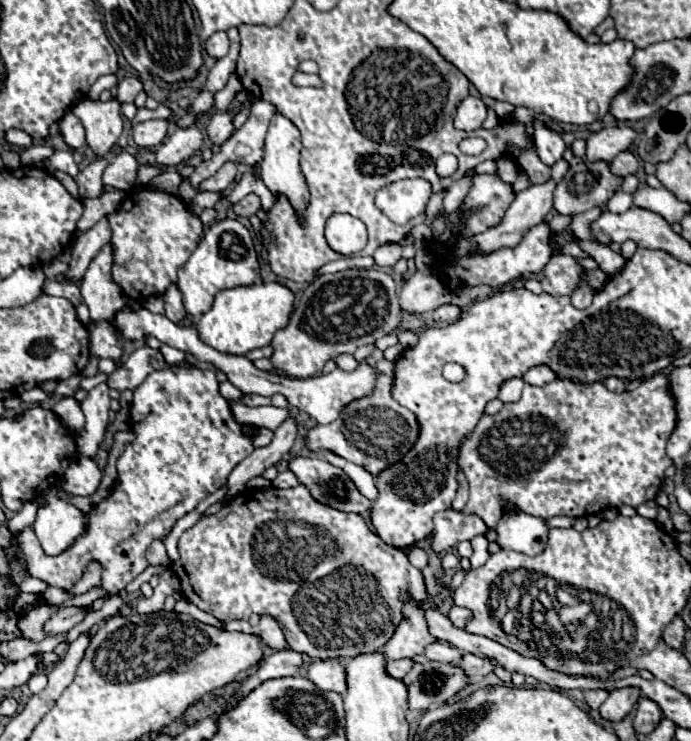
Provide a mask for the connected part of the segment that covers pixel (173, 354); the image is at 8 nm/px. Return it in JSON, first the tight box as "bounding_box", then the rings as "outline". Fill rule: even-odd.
{"bounding_box":[161,344,185,364],"outline":[[[163,344],[163,346],[161,346],[161,352],[163,352],[163,356],[165,356],[165,360],[167,360],[169,364],[177,364],[177,362],[185,360],[185,354],[183,354],[181,350],[171,348],[171,346],[167,346],[167,344]]]}

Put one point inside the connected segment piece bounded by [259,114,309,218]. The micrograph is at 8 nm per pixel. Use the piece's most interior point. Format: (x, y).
(280, 171)

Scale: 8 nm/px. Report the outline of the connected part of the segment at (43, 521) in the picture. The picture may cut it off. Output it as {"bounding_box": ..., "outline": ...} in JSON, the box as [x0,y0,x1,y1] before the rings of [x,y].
{"bounding_box":[33,490,87,556],"outline":[[[49,490],[43,498],[39,498],[39,504],[43,508],[39,508],[33,530],[45,554],[57,556],[87,530],[87,516],[67,500],[57,498],[55,490]]]}

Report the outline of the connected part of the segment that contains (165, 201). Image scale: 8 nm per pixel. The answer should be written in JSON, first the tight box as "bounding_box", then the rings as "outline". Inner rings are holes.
{"bounding_box":[109,190,203,300],"outline":[[[133,190],[123,208],[117,214],[109,214],[113,230],[111,242],[115,246],[113,256],[113,280],[133,300],[147,296],[161,296],[171,284],[177,284],[177,268],[189,260],[203,234],[203,224],[183,200],[173,194],[157,190]]]}

